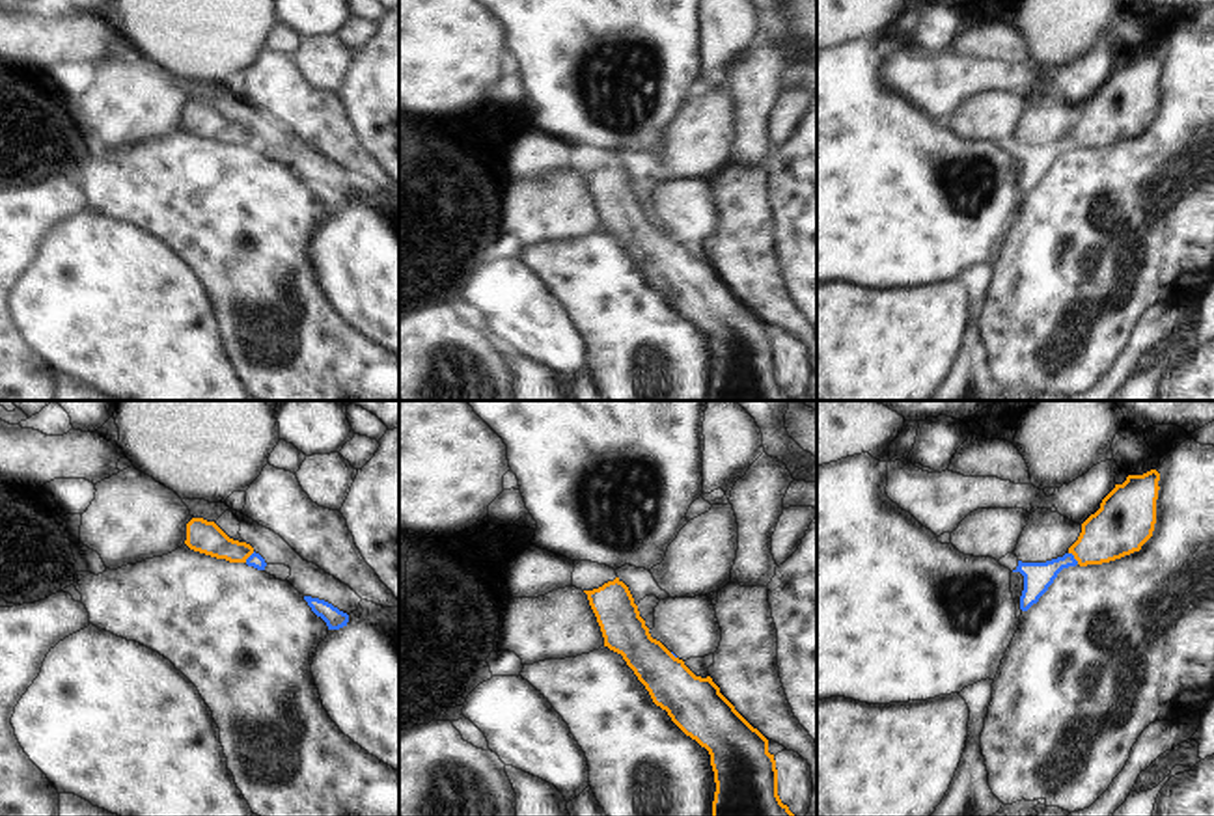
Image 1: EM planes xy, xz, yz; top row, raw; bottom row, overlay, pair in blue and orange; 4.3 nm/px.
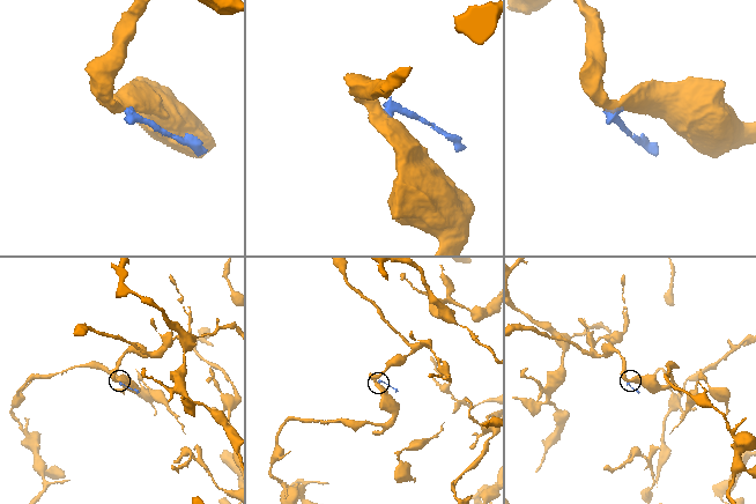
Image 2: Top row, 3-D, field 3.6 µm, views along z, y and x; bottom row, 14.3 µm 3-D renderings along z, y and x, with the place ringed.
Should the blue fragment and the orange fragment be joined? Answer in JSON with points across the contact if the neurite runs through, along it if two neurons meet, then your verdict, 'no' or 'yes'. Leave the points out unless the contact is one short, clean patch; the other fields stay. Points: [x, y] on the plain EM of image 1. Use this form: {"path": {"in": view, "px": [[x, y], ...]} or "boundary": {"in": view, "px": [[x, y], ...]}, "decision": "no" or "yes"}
{"boundary": {"in": "yz", "px": [[1069, 135], [1078, 146]]}, "decision": "no"}

